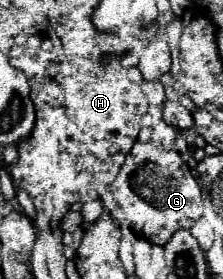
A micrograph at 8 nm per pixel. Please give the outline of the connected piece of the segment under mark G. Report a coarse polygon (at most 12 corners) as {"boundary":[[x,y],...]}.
{"boundary":[[135,141],[111,183],[119,215],[165,245],[203,215],[181,153]]}

